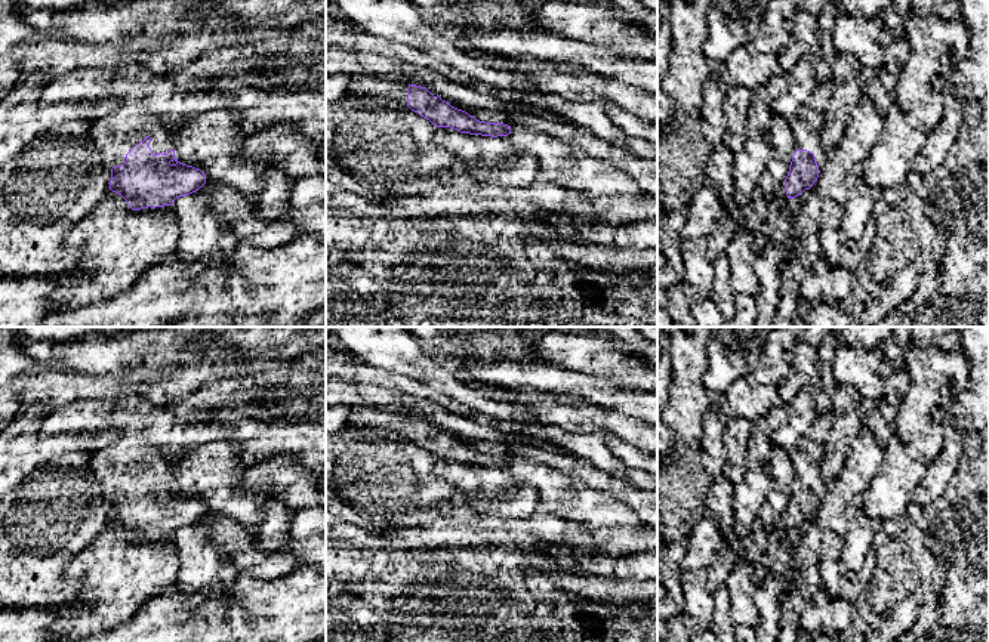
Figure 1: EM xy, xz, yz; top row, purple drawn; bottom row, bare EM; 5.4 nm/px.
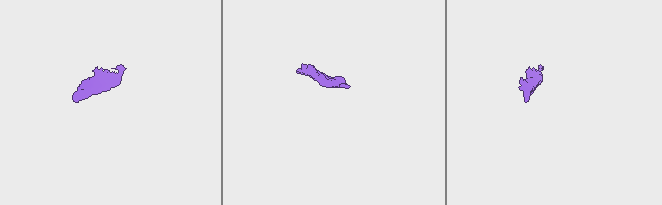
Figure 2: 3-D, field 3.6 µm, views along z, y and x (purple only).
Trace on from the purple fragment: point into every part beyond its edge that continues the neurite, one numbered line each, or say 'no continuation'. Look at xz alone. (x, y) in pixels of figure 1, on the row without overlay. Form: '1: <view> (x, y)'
1: xz (359, 416)

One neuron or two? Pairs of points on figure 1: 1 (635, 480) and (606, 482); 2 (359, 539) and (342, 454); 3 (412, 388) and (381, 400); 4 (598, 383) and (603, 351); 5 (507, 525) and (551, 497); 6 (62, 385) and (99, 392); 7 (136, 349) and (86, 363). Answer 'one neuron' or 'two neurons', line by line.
1: two neurons
2: two neurons
3: two neurons
4: two neurons
5: two neurons
6: one neuron
7: one neuron

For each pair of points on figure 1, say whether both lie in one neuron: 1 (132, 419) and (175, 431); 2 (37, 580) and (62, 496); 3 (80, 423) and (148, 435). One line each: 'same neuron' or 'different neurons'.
1: same neuron
2: same neuron
3: same neuron

